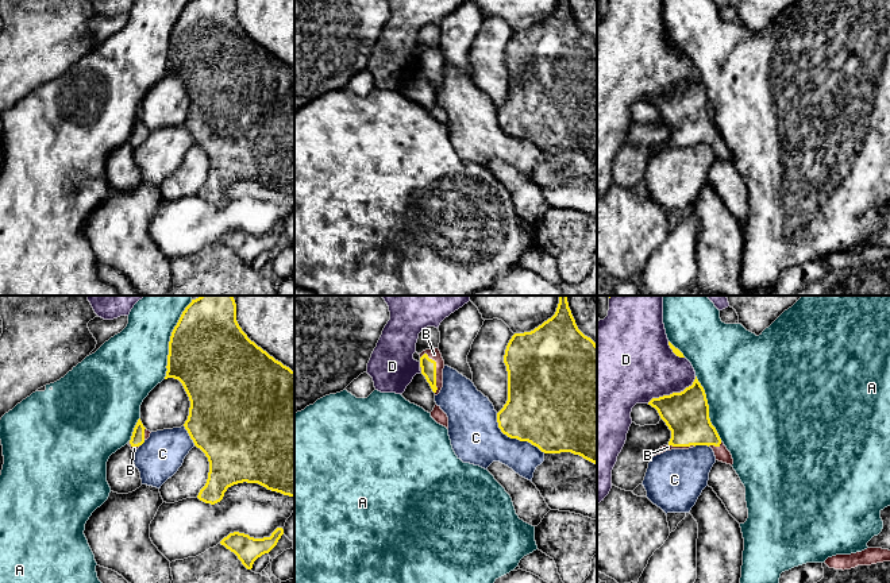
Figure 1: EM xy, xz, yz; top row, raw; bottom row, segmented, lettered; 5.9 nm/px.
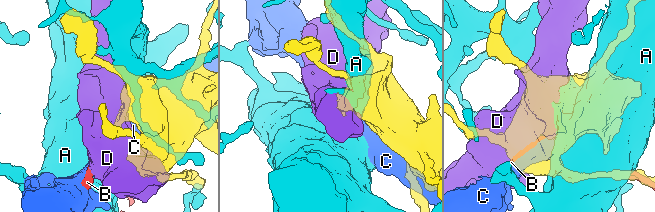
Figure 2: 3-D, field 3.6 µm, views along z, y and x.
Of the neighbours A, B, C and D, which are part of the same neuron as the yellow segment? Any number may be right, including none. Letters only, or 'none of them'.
B

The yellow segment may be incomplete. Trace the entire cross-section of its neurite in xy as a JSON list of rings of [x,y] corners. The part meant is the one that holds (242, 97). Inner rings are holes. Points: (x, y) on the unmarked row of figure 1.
[[[190,0],[172,30],[166,66],[165,77],[178,77],[189,94],[184,124],[209,159],[208,177],[197,196],[215,202],[228,185],[243,179],[294,194],[294,69],[247,35],[236,19],[236,1]]]

